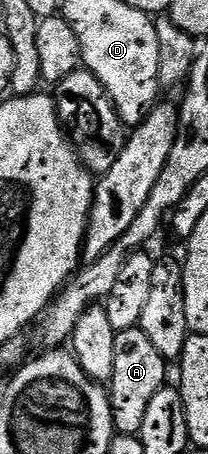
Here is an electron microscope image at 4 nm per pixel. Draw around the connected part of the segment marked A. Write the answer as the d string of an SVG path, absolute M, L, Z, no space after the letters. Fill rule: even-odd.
M139 327L117 332L114 339L114 371L110 382L110 400L112 402L112 424L117 434L139 434L146 407L159 389L165 388L169 366L164 357L146 339Z

